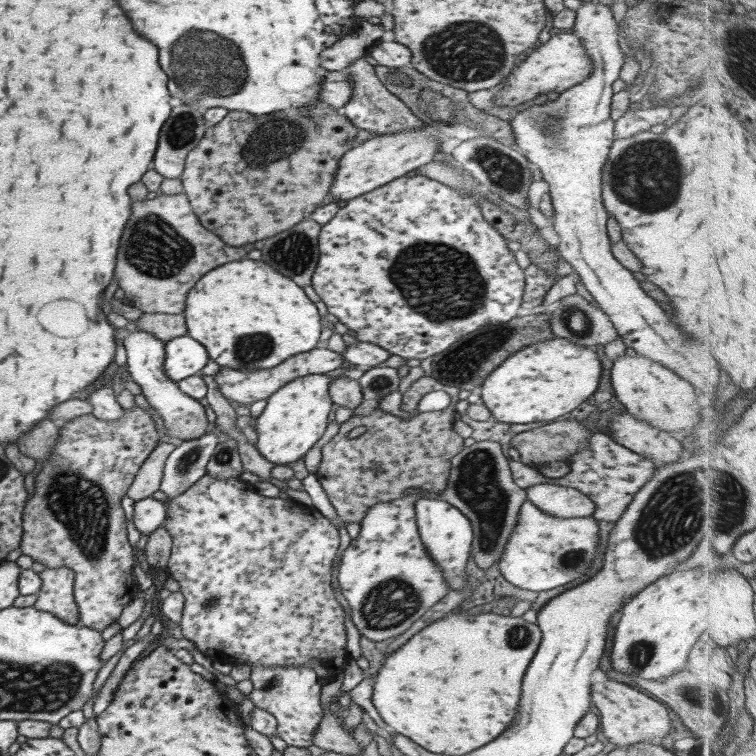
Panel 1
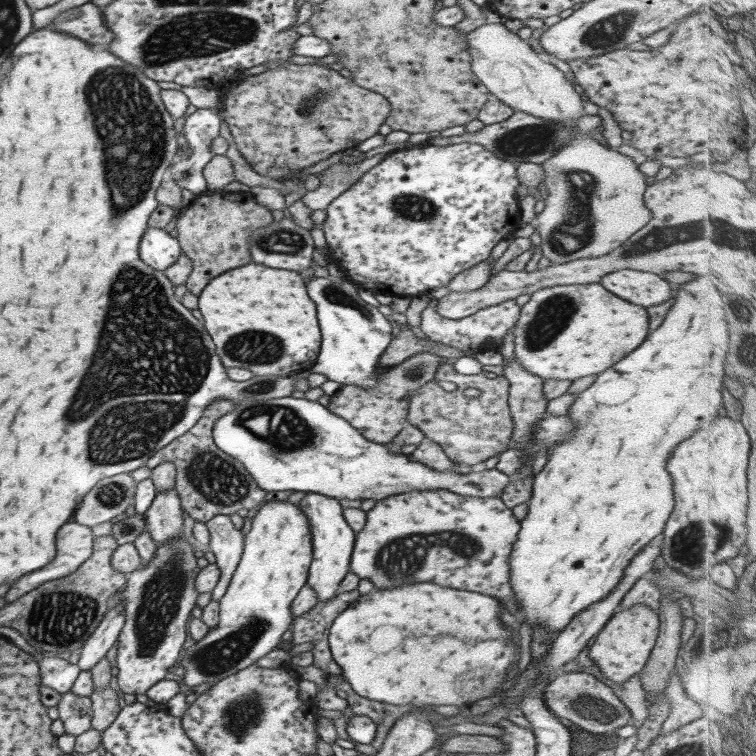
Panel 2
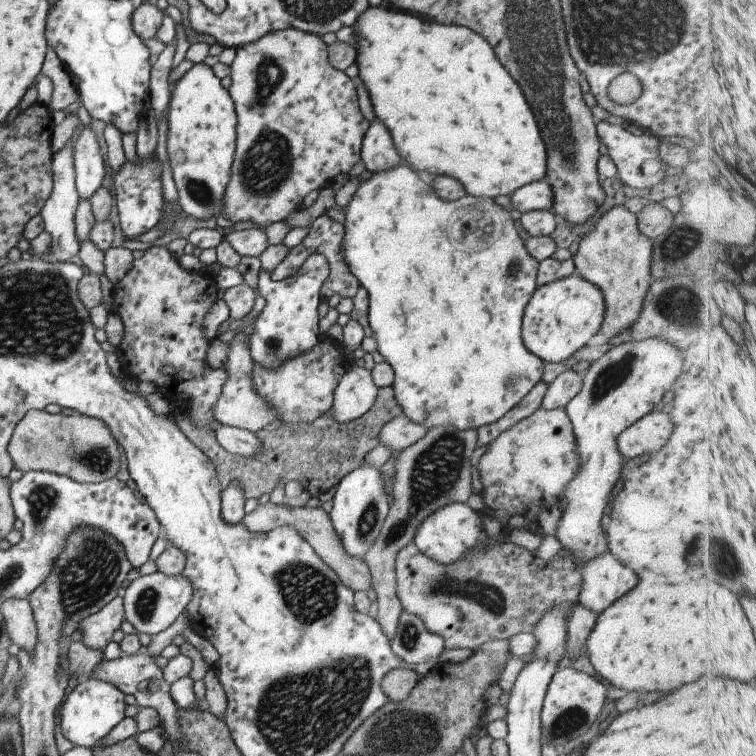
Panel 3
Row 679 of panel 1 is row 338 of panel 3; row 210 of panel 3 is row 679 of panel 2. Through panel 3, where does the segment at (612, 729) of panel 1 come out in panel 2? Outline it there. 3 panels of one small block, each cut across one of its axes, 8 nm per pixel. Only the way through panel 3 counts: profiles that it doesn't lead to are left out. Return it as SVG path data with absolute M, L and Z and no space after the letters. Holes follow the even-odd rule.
M639 603L618 608L596 634L595 641L589 647L588 657L606 681L611 681L612 686L618 685L620 690L625 680L643 668L659 634L658 628L658 613L649 606Z

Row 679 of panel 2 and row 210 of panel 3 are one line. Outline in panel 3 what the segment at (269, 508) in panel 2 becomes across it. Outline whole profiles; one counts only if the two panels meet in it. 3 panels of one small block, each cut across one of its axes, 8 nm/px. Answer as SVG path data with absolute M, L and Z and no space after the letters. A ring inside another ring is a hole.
M197 62L175 82L168 96L166 153L177 202L187 216L207 220L221 215L235 146L236 116L229 96L213 70Z

